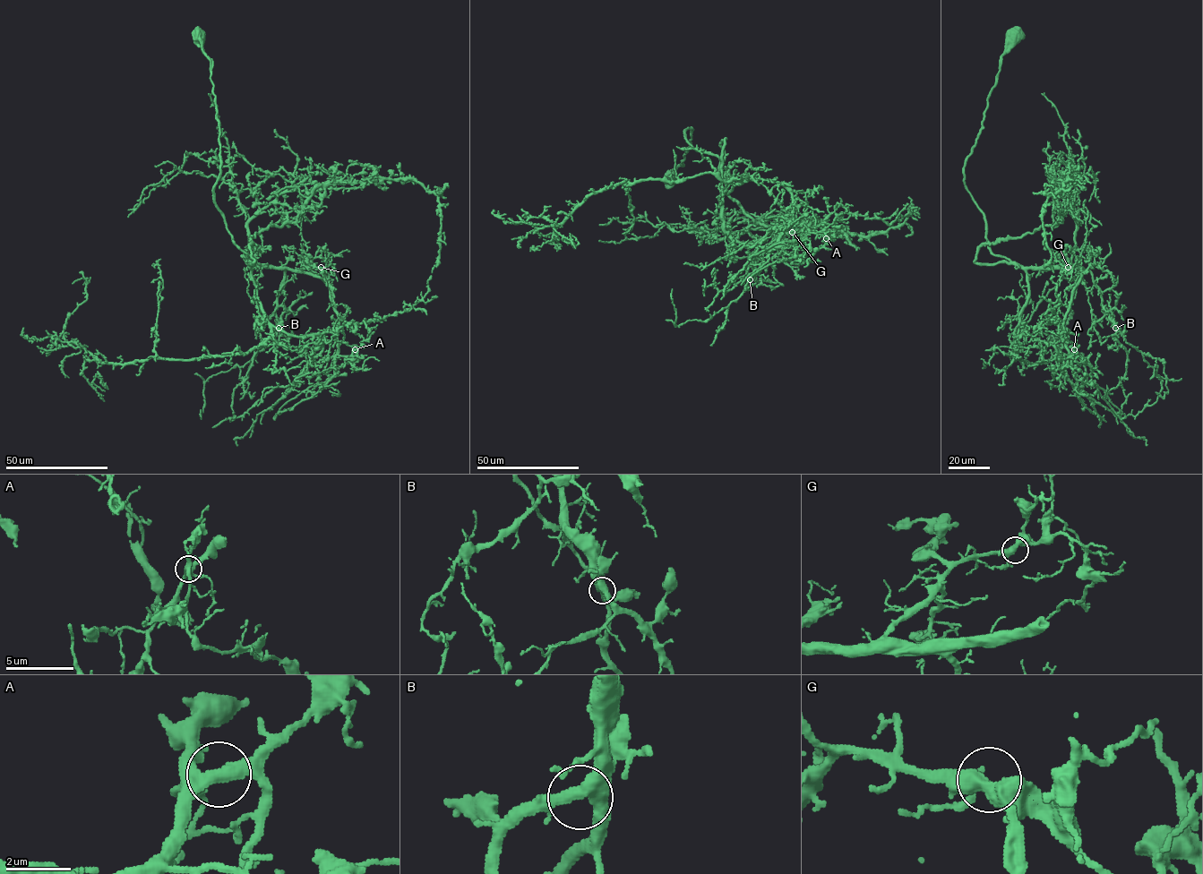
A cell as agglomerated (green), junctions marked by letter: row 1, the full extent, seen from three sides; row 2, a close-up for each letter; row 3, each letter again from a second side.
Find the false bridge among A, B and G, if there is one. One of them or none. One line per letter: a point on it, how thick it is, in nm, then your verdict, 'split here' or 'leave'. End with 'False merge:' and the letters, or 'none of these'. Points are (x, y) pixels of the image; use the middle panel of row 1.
A: at (826, 238); 360 nm thick; leave
B: at (750, 279); 400 nm thick; leave
G: at (792, 232); 360 nm thick; leave
False merge: none of these

